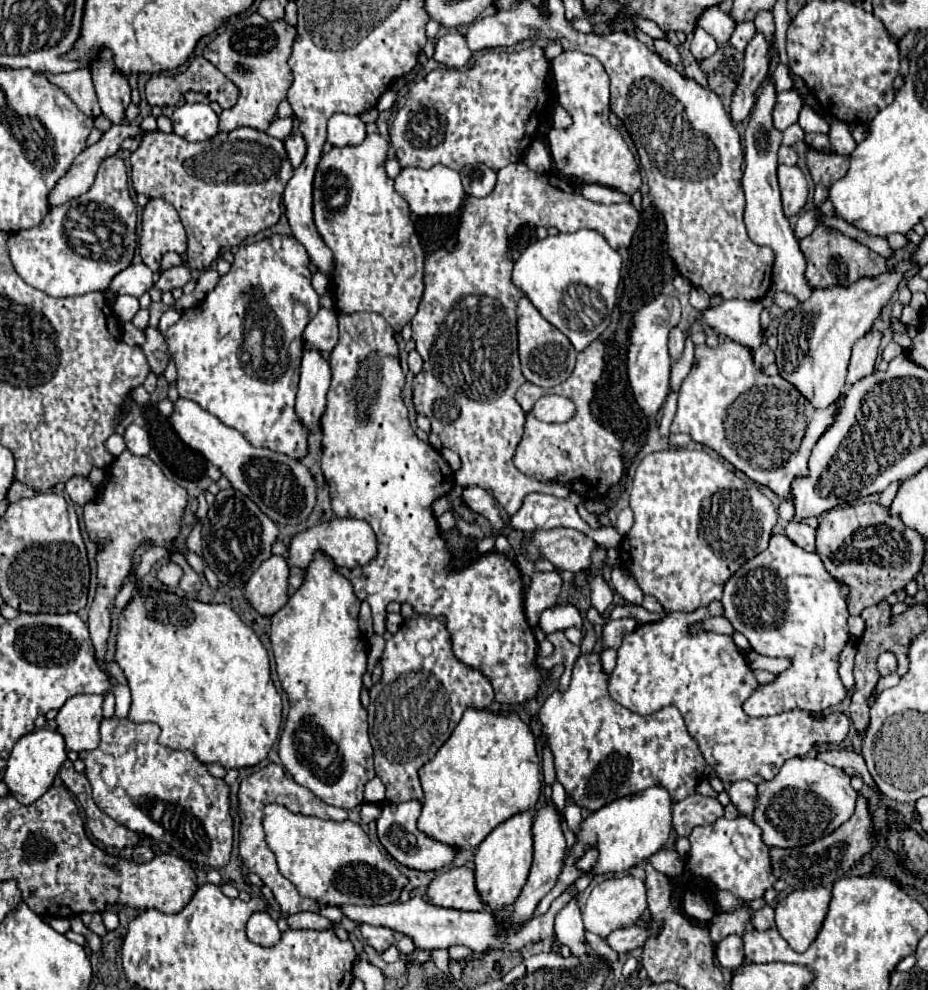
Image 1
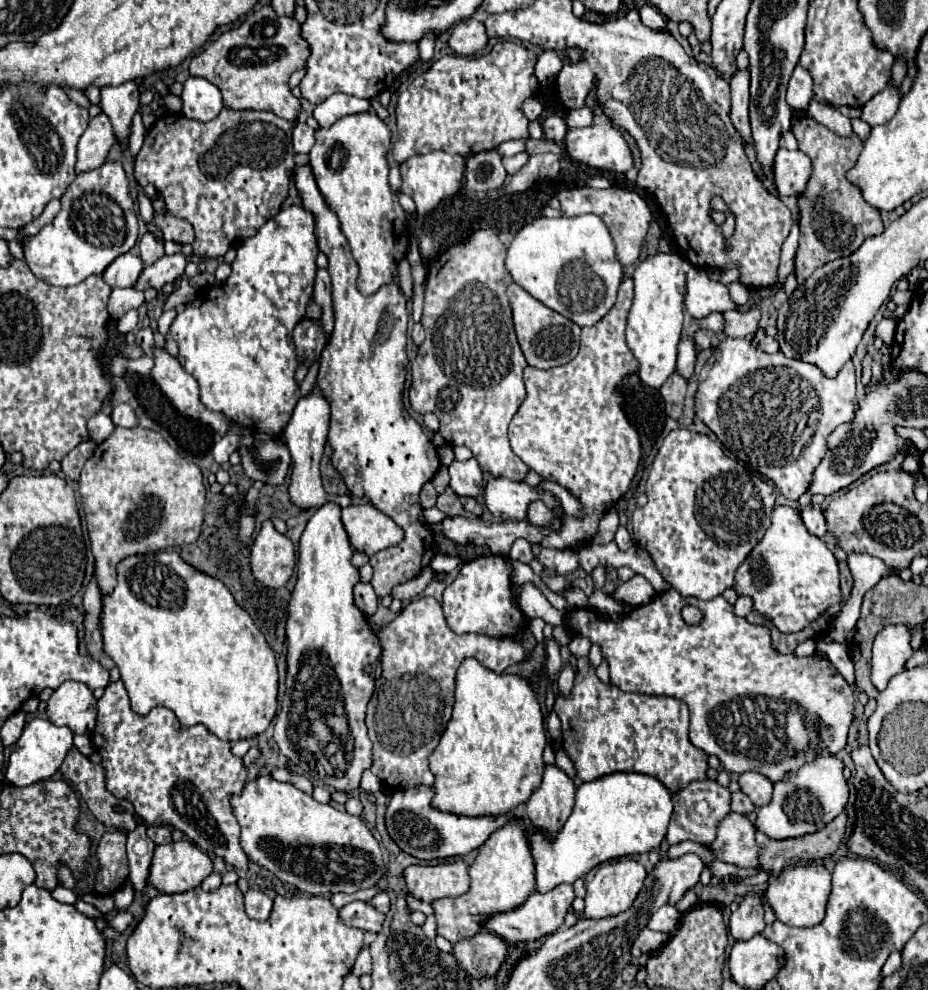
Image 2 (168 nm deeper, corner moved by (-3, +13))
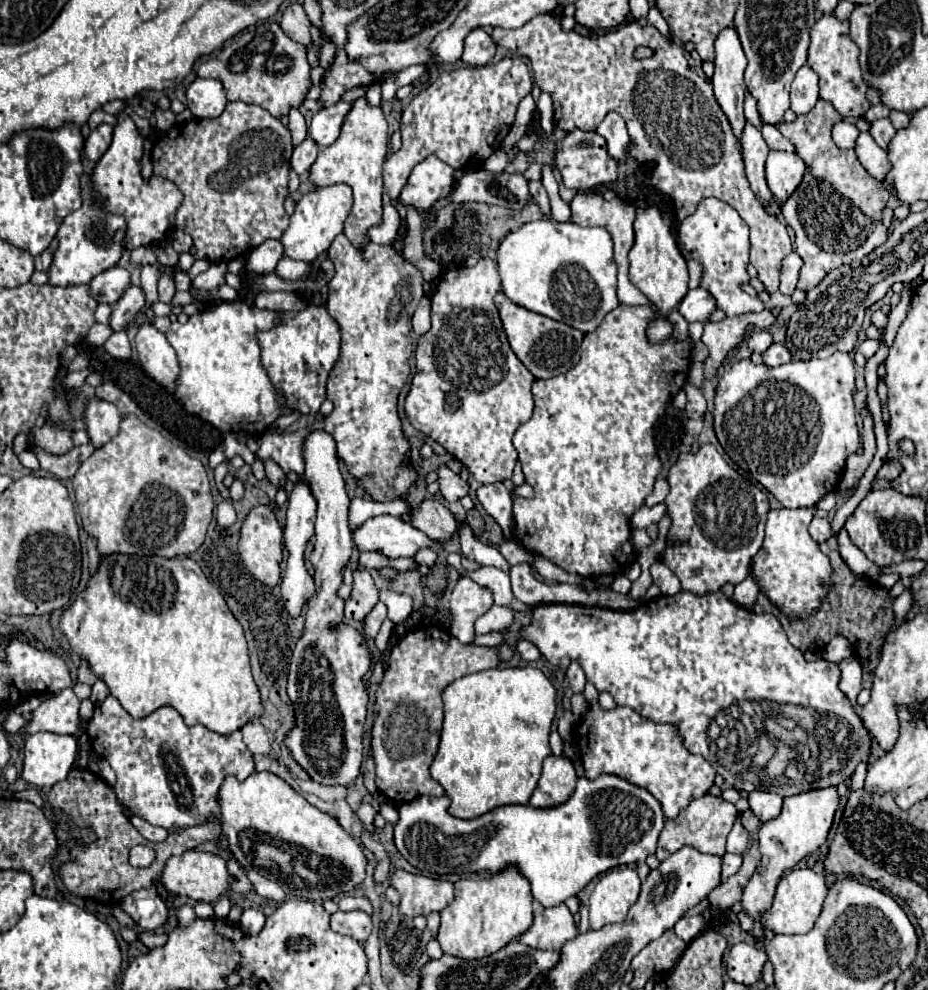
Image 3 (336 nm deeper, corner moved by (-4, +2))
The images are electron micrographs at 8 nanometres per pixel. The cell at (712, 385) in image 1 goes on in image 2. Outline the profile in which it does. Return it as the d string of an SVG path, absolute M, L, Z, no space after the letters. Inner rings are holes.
M724 338L700 374L696 394L696 414L718 436L718 440L732 454L746 454L748 464L772 480L776 488L788 498L798 500L812 482L812 472L828 450L828 436L840 424L852 422L856 408L856 374L848 360L836 378L824 376L814 364L786 358L782 352L766 354L754 348L746 338Z

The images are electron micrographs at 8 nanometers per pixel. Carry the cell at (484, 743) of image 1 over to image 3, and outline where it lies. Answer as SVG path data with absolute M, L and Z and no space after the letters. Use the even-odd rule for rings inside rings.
M497 667L497 669L487 669L487 671L479 671L479 673L469 673L463 675L459 679L455 679L445 691L443 691L443 703L445 703L445 721L443 721L443 729L441 729L441 743L439 743L439 751L431 763L431 777L443 785L445 795L451 799L449 805L449 813L453 817L459 819L475 819L485 815L487 811L495 809L495 807L503 807L503 805L525 805L537 785L537 779L541 775L541 765L543 759L551 753L549 751L549 731L551 731L551 721L555 717L555 689L551 685L551 681L533 667Z

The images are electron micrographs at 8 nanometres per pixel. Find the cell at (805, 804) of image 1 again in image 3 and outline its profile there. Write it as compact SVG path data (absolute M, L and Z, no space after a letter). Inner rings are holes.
M837 787L811 789L811 791L799 793L799 795L785 797L781 813L775 819L761 825L761 829L759 829L759 849L761 849L763 857L761 857L757 875L747 883L747 887L743 891L743 897L741 897L743 913L753 919L753 929L749 931L749 935L755 941L759 941L765 933L761 915L771 907L781 875L787 869L791 869L797 861L801 861L805 855L817 851L827 841L827 835L829 835L829 829L833 825L837 809L839 809Z

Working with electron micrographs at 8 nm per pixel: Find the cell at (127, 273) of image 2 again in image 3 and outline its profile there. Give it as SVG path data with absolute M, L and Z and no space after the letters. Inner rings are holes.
M111 267L91 281L91 295L97 303L117 303L131 283L131 273L123 267Z

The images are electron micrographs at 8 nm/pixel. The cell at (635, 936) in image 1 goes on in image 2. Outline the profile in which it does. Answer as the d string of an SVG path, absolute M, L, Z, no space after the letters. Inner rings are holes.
M662 906L648 922L650 930L660 930L660 932L674 932L680 924L682 912L678 912L676 906Z

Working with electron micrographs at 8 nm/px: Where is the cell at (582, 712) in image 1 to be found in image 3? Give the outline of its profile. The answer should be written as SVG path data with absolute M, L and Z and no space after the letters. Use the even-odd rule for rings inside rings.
M591 703L585 719L575 729L573 741L581 753L587 779L597 779L603 773L609 773L639 785L663 805L663 813L669 819L677 817L677 813L693 799L705 795L717 775L709 761L685 749L683 737L675 725L645 719L631 707L605 711L599 703Z

